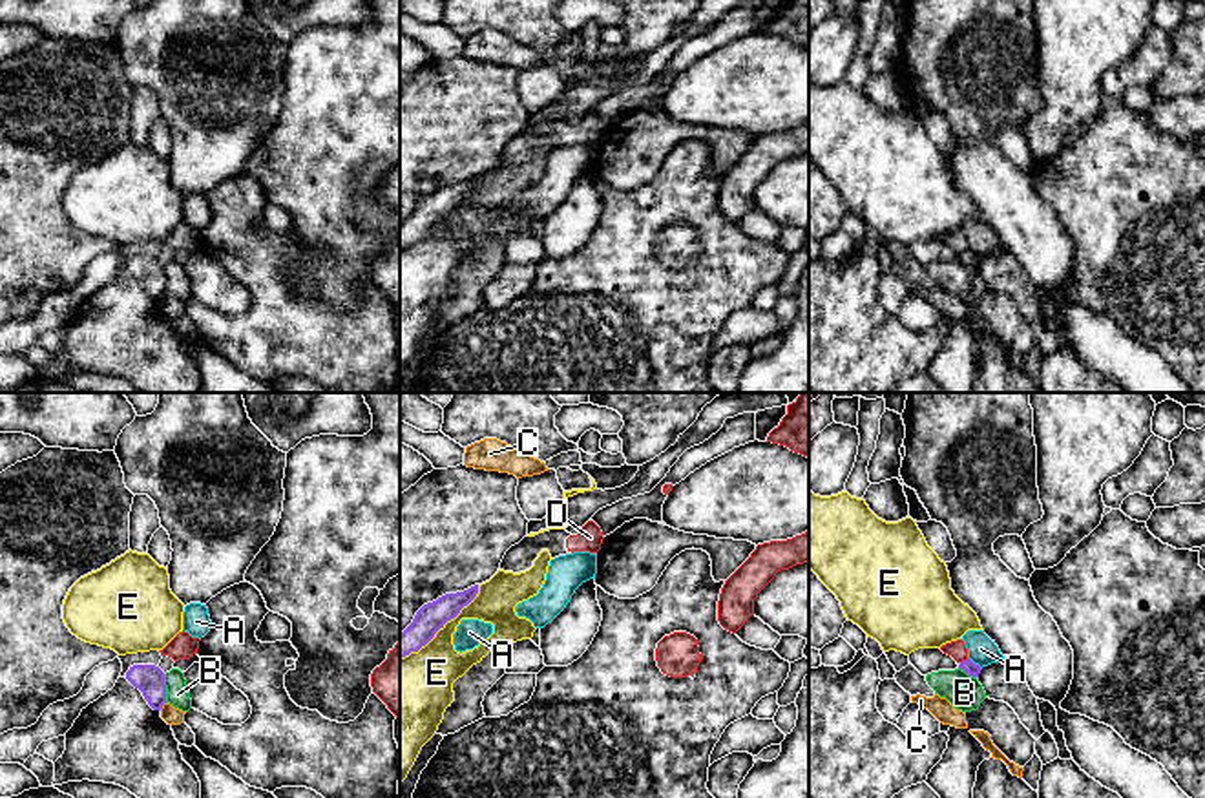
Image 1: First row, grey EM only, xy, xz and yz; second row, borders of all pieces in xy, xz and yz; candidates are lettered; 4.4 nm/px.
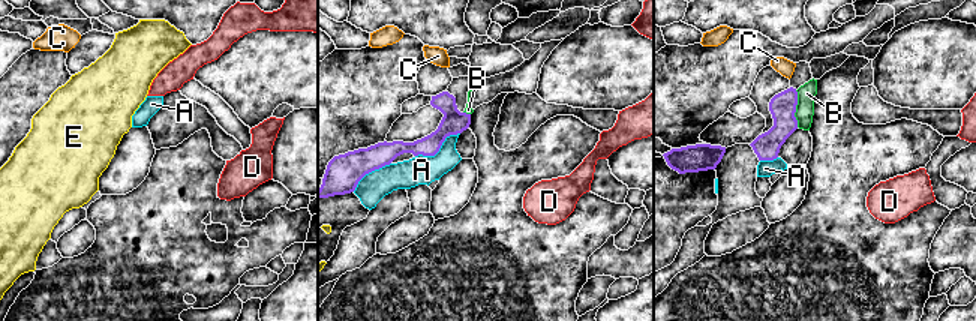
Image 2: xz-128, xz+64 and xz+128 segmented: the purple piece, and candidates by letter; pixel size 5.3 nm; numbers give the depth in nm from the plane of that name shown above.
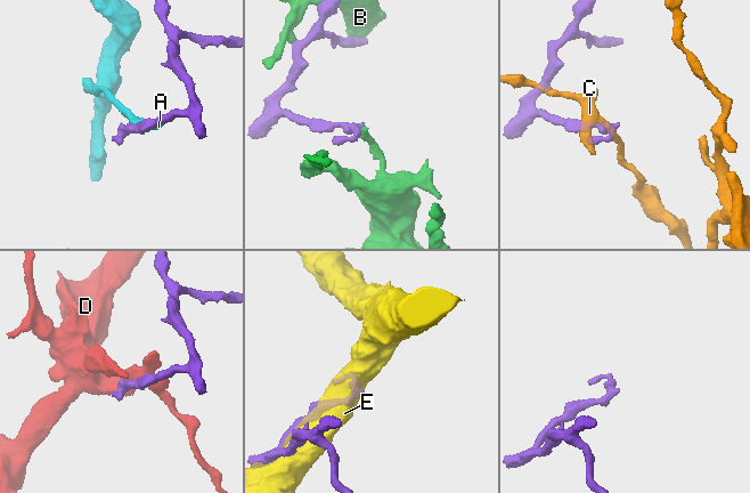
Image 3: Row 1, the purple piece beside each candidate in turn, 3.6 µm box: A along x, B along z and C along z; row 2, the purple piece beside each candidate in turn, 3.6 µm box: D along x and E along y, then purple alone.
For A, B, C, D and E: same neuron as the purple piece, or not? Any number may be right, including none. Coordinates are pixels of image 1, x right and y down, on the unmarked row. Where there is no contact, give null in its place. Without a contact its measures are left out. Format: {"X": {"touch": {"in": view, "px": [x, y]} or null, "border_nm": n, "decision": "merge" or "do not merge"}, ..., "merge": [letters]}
{"A": {"touch": {"in": "yz", "px": [974, 254]}, "border_nm": 90, "decision": "do not merge"}, "B": {"touch": {"in": "xy", "px": [165, 280]}, "border_nm": 130, "decision": "do not merge"}, "C": {"touch": {"in": "xy", "px": [163, 294]}, "border_nm": 50, "decision": "do not merge"}, "D": {"touch": {"in": "yz", "px": [966, 251]}, "border_nm": 50, "decision": "do not merge"}, "E": {"touch": {"in": "xz", "px": [442, 218]}, "border_nm": 480, "decision": "do not merge"}, "merge": []}

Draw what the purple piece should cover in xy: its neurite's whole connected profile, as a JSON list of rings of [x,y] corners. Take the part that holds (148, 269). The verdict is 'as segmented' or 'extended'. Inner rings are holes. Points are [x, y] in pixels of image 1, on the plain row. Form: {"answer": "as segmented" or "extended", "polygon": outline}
{"answer": "as segmented", "polygon": [[[133,256],[126,263],[126,270],[142,283],[153,301],[161,301],[166,294],[164,263],[155,256]]]}

